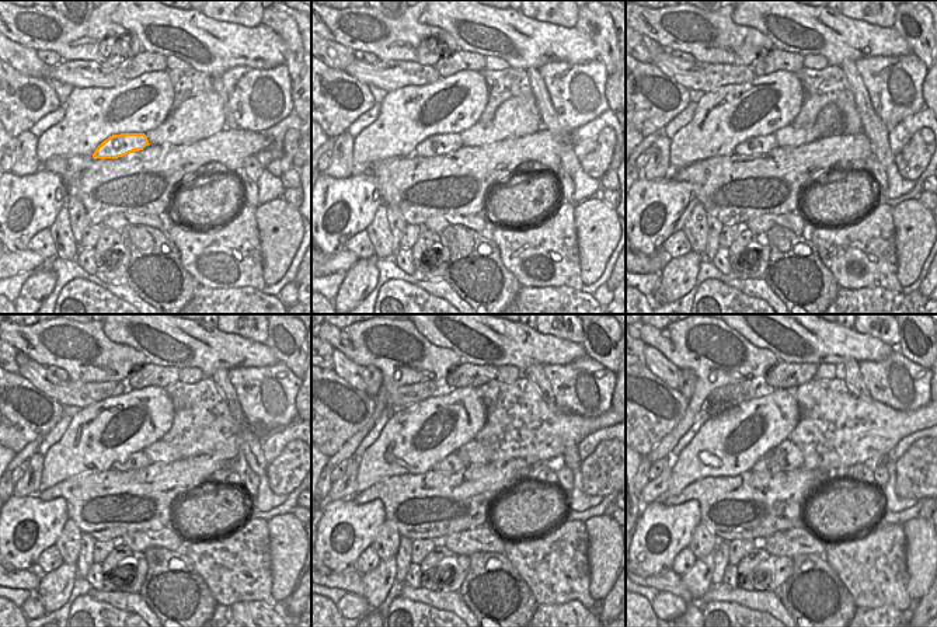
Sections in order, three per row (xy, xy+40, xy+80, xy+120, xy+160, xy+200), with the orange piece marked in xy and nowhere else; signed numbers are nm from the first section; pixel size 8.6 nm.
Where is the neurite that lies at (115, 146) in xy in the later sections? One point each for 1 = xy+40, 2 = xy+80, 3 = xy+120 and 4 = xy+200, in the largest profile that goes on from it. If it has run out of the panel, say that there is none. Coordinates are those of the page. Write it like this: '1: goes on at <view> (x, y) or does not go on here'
1: goes on at xy+40 (435, 145)
2: goes on at xy+80 (765, 143)
3: goes on at xy+120 (136, 460)
4: goes on at xy+200 (765, 464)

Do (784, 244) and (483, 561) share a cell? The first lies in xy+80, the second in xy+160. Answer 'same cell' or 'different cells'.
same cell

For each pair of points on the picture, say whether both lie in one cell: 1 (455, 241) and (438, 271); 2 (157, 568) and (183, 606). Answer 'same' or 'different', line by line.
1: different
2: same

